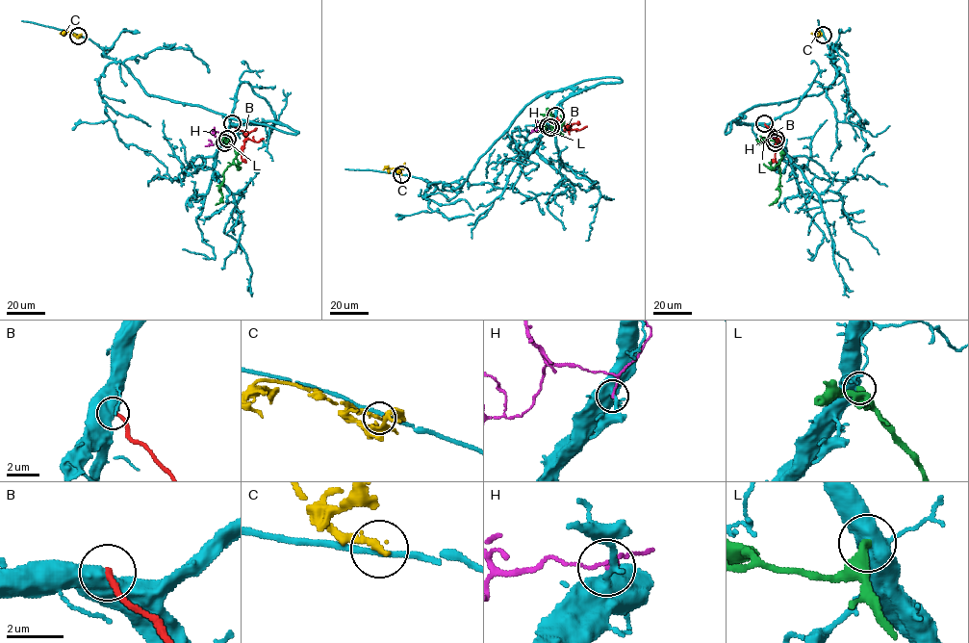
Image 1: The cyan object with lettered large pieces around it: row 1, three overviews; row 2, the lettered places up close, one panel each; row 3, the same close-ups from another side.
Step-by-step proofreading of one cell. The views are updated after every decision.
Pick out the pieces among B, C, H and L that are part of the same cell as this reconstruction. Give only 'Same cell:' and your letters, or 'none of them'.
Same cell: none of them

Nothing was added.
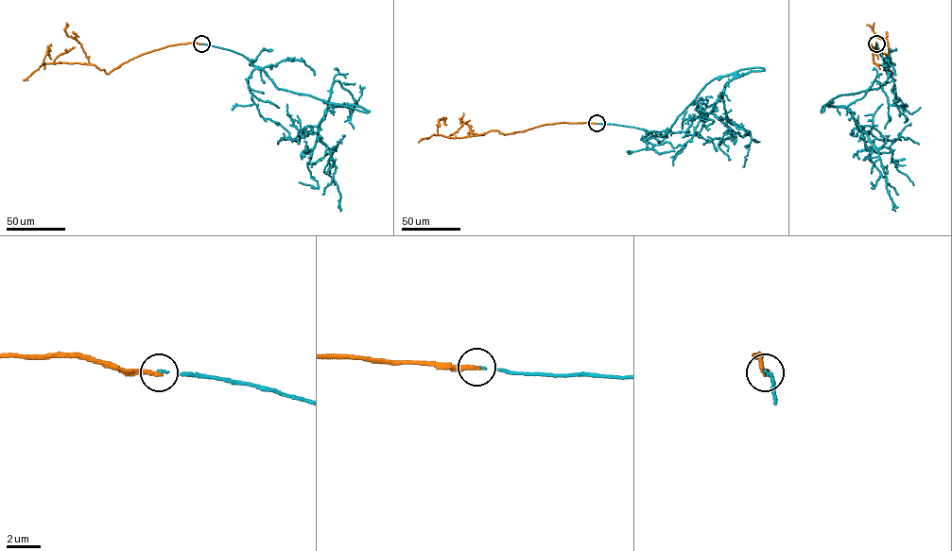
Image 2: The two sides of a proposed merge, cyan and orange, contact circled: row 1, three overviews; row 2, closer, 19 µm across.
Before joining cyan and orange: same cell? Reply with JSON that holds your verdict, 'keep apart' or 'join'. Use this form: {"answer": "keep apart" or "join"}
{"answer": "keep apart"}

